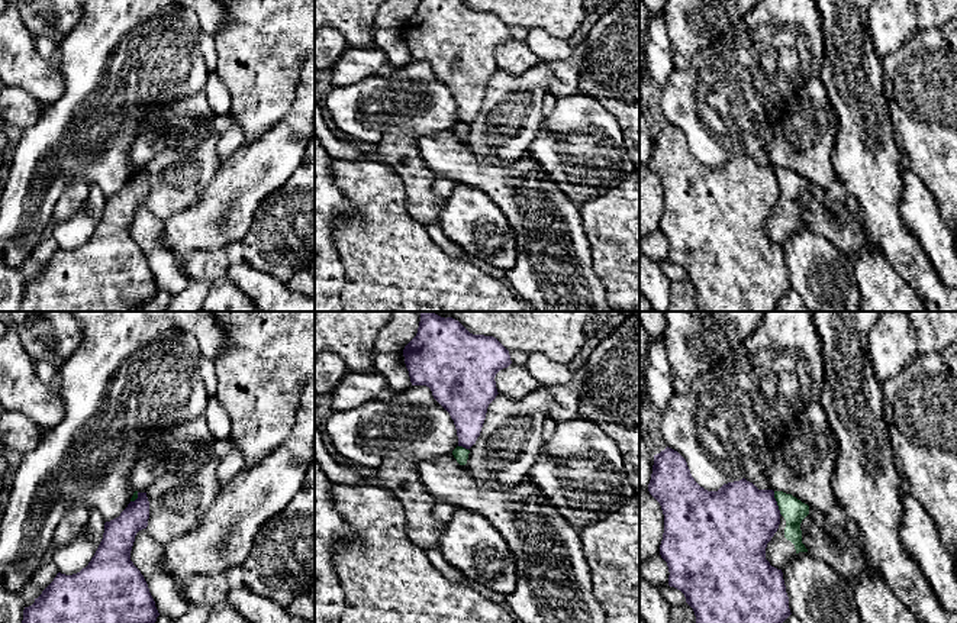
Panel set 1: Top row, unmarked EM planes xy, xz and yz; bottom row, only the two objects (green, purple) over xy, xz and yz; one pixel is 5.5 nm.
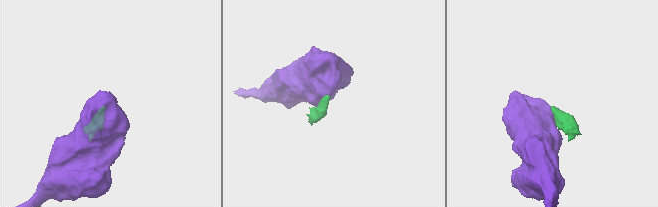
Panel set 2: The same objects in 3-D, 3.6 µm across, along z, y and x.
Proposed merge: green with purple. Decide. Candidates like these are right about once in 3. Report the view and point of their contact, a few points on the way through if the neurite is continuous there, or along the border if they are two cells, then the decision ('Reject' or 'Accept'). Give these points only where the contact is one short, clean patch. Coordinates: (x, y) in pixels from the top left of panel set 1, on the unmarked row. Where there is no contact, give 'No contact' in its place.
Touches green at yz (777, 178). Boundary: yz (773, 167), (782, 190). Reject

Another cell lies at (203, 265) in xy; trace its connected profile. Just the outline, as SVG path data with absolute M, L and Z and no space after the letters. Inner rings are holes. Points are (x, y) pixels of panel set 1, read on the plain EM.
M223 249L197 251L188 255L186 272L190 281L220 281L231 277L231 264Z

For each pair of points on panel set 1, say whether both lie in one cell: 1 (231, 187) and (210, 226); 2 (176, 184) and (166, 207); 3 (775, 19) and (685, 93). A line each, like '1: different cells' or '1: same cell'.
1: same cell
2: same cell
3: same cell

